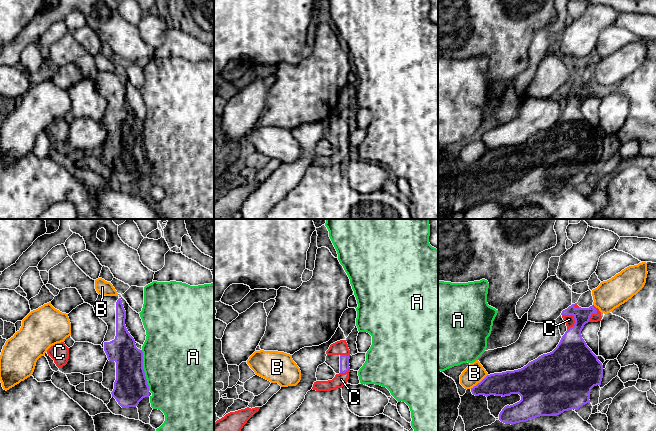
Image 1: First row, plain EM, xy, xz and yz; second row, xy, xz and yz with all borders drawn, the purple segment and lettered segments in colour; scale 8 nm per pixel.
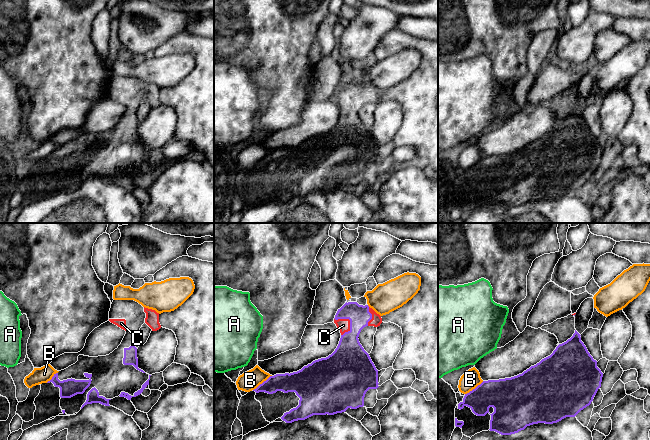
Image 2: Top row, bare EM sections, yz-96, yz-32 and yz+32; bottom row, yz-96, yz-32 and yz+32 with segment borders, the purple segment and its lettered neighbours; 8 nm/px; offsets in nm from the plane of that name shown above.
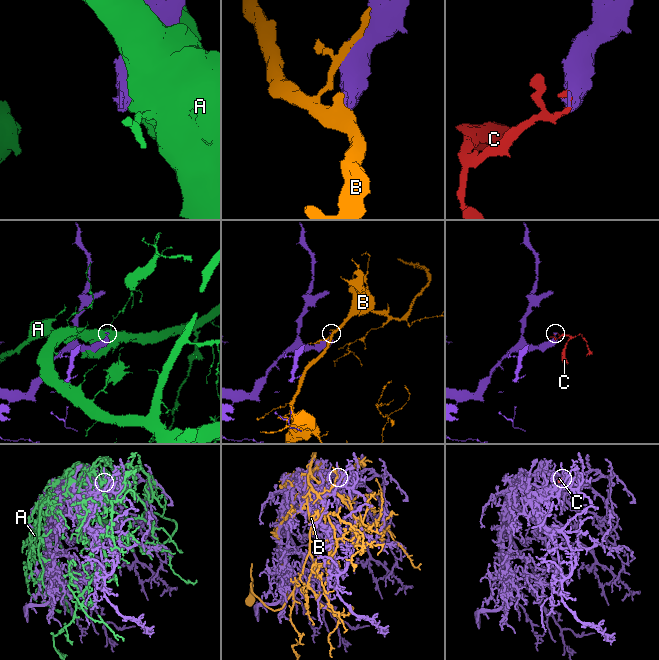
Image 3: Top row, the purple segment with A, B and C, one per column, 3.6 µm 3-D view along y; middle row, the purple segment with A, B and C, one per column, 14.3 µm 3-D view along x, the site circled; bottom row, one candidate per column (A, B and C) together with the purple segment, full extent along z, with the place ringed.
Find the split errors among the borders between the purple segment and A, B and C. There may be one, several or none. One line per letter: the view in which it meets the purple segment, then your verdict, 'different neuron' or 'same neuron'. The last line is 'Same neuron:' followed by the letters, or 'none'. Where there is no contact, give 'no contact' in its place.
A: meets purple in xy; different neuron
B: meets purple in yz; different neuron
C: meets purple in yz; same neuron
Same neuron: C

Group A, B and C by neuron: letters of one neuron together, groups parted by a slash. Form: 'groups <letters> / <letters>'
groups A / B / C

